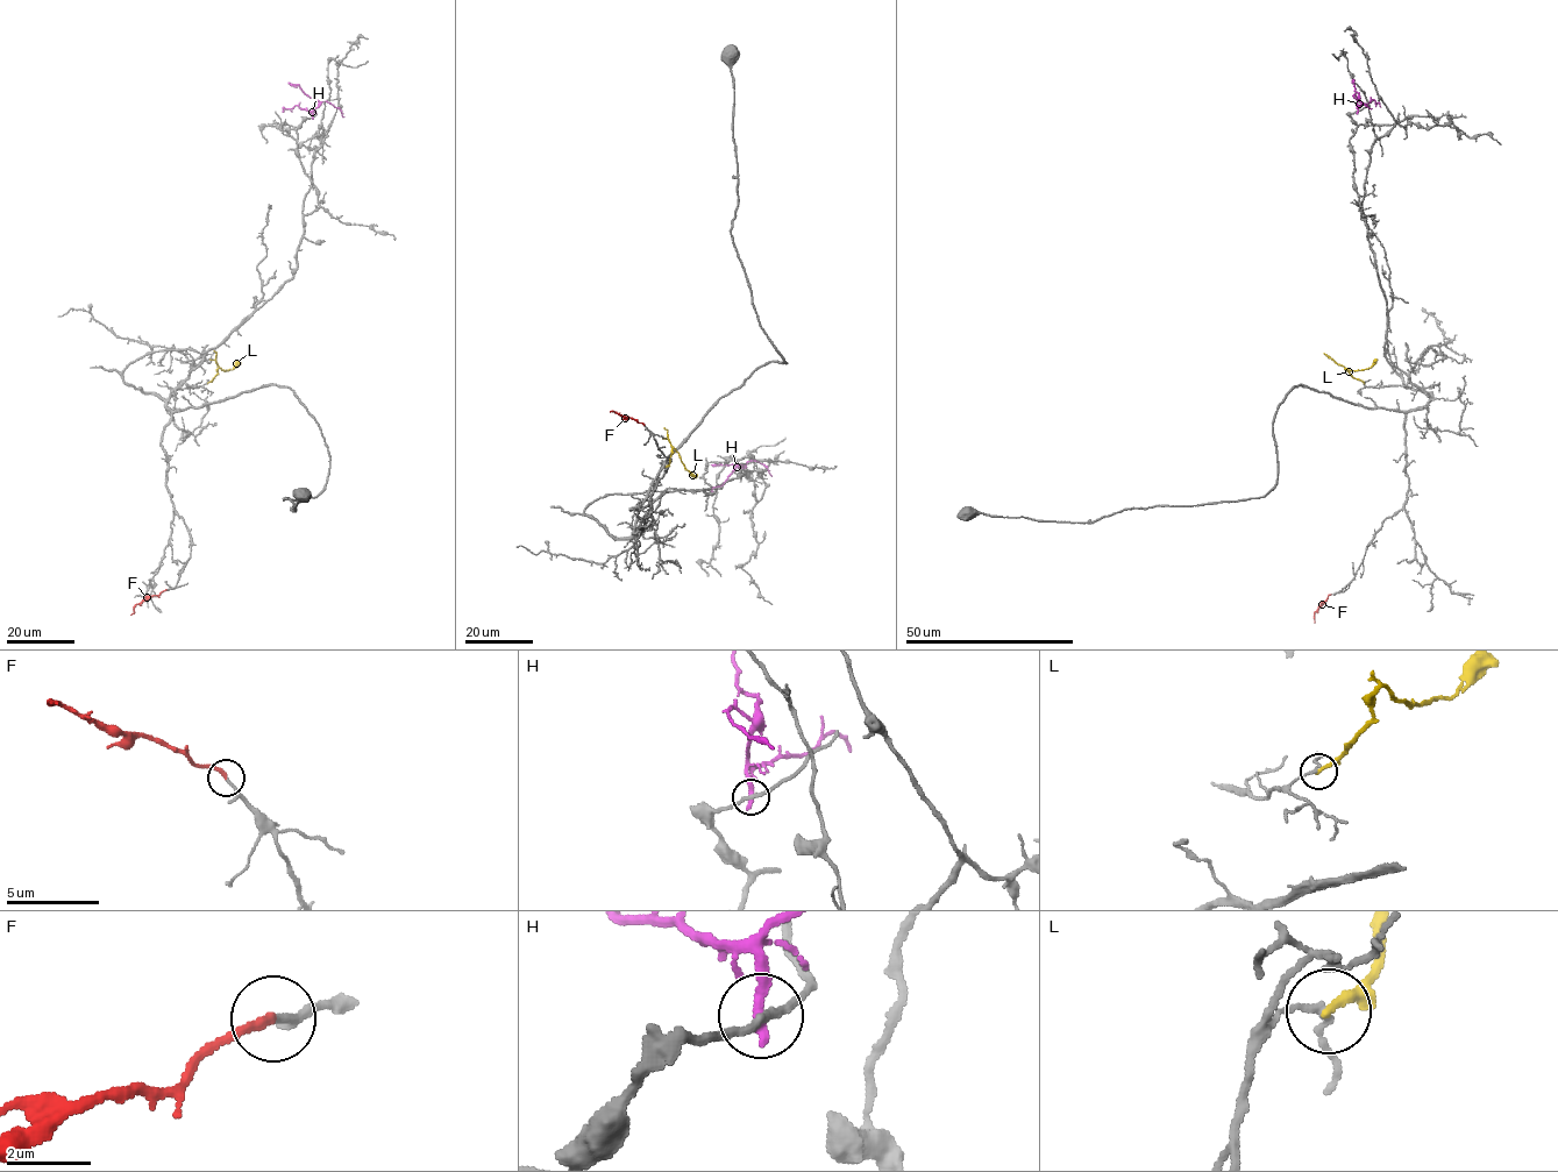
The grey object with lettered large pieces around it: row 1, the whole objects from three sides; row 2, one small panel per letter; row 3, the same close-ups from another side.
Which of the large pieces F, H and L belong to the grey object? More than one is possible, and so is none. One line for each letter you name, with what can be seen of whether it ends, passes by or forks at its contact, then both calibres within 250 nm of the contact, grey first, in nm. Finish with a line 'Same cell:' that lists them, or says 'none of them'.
F: it ends | 110/240 nm
Same cell: F

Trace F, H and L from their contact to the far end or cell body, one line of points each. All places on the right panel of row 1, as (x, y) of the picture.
F: (1330, 594), (1316, 611), (1315, 623)
H: (1357, 111), (1359, 93), (1352, 78)
L: (1364, 383), (1345, 369), (1366, 369), (1377, 359)

